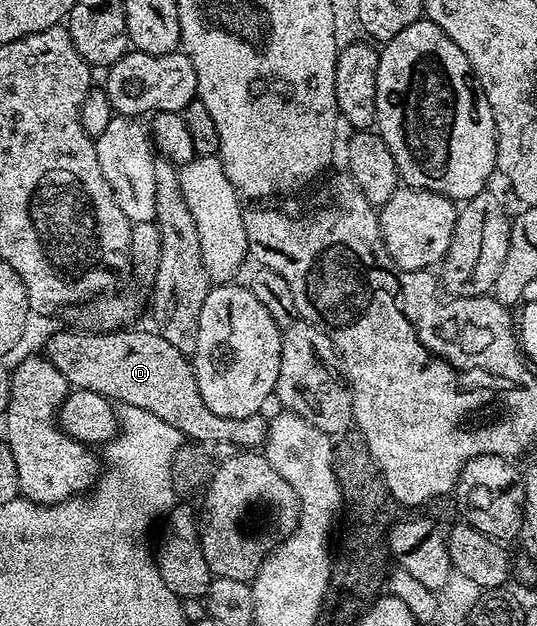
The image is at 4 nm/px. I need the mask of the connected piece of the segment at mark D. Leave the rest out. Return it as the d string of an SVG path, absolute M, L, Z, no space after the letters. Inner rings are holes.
M80 330L56 332L44 344L42 355L45 360L66 378L72 388L94 390L121 405L129 404L142 410L150 410L154 418L170 422L192 442L203 442L208 446L218 446L230 442L238 450L260 450L268 439L269 421L257 414L244 418L220 417L210 411L199 393L193 361L180 353L160 336L159 331L98 332L85 334Z

